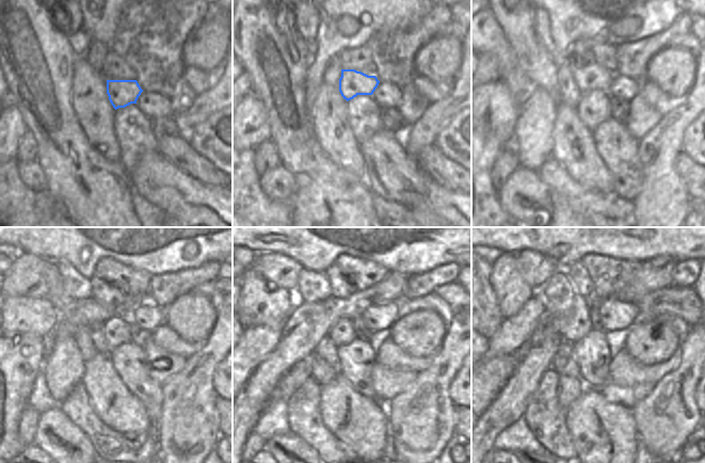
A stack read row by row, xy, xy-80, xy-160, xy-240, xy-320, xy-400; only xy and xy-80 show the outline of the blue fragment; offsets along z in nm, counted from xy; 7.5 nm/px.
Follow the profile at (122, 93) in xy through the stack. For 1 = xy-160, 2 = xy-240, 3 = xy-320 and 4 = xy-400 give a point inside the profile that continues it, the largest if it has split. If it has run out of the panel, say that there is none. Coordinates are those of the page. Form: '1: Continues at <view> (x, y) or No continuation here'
1: Continues at xy-160 (590, 77)
2: Continues at xy-240 (106, 292)
3: Continues at xy-320 (341, 285)
4: Continues at xy-400 (576, 272).

